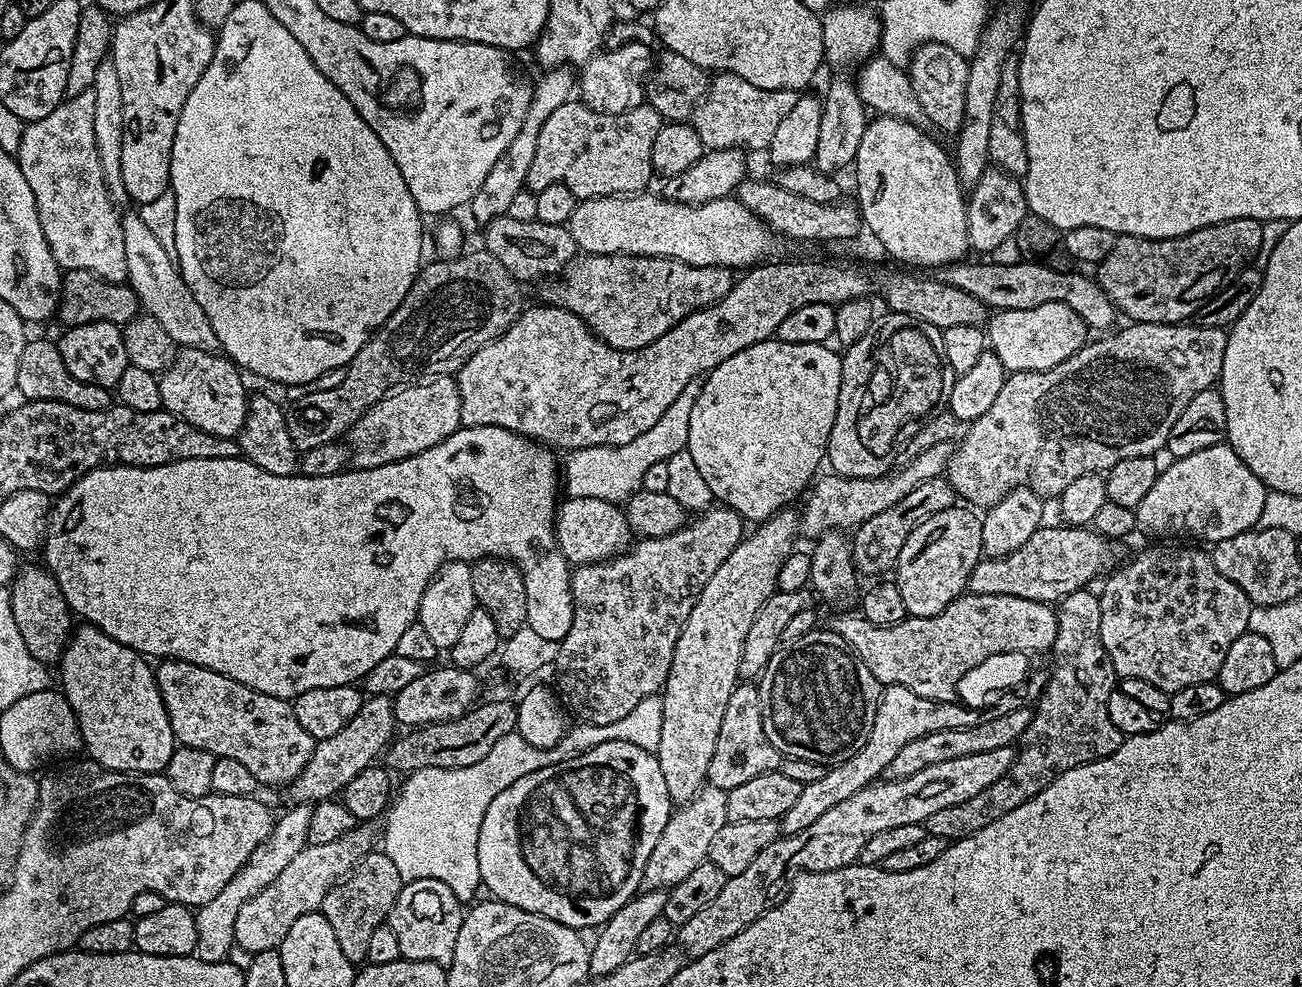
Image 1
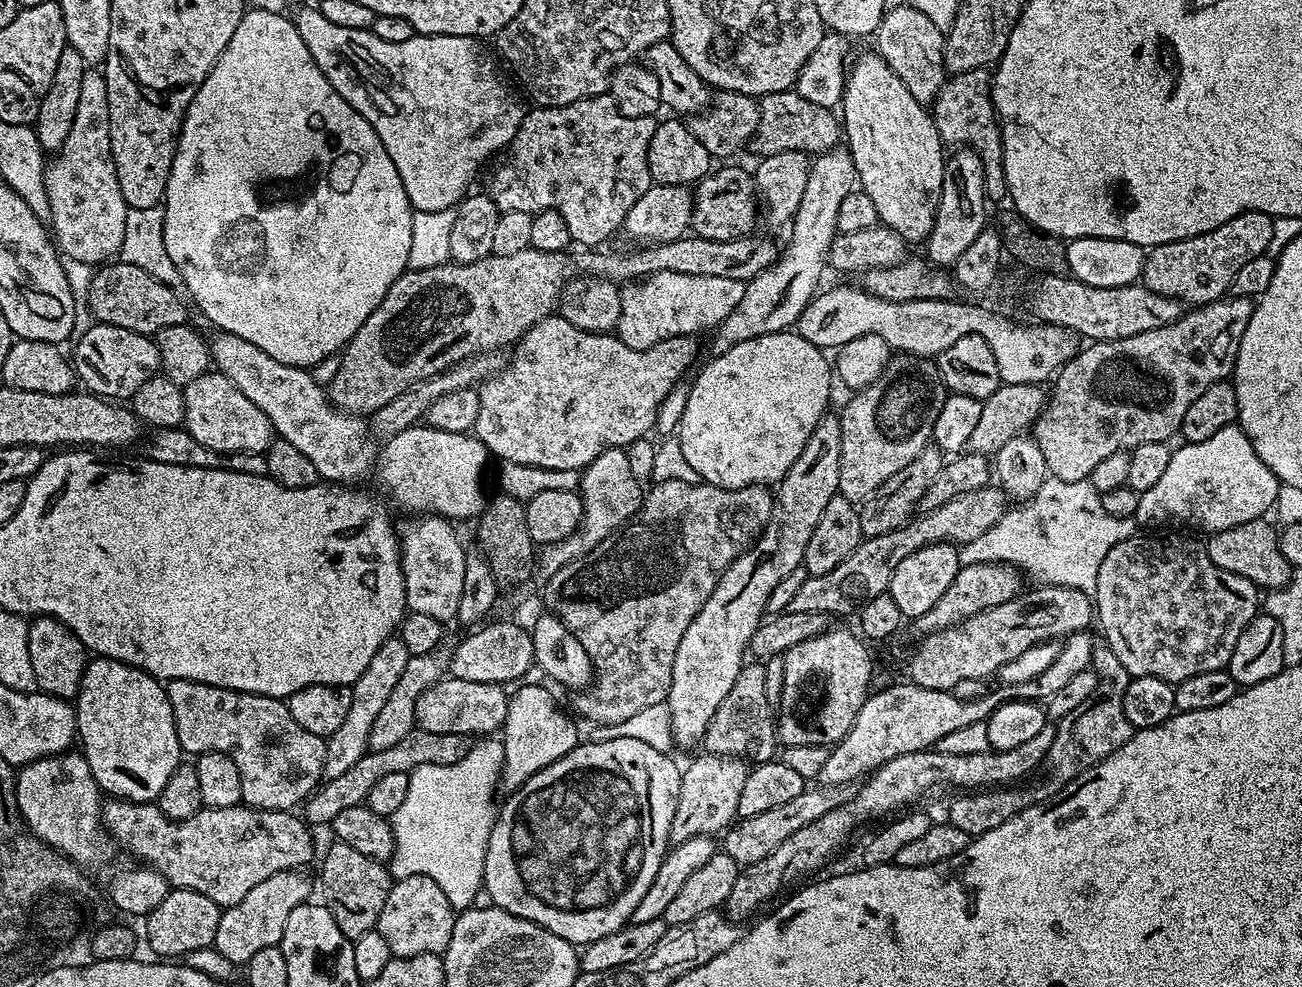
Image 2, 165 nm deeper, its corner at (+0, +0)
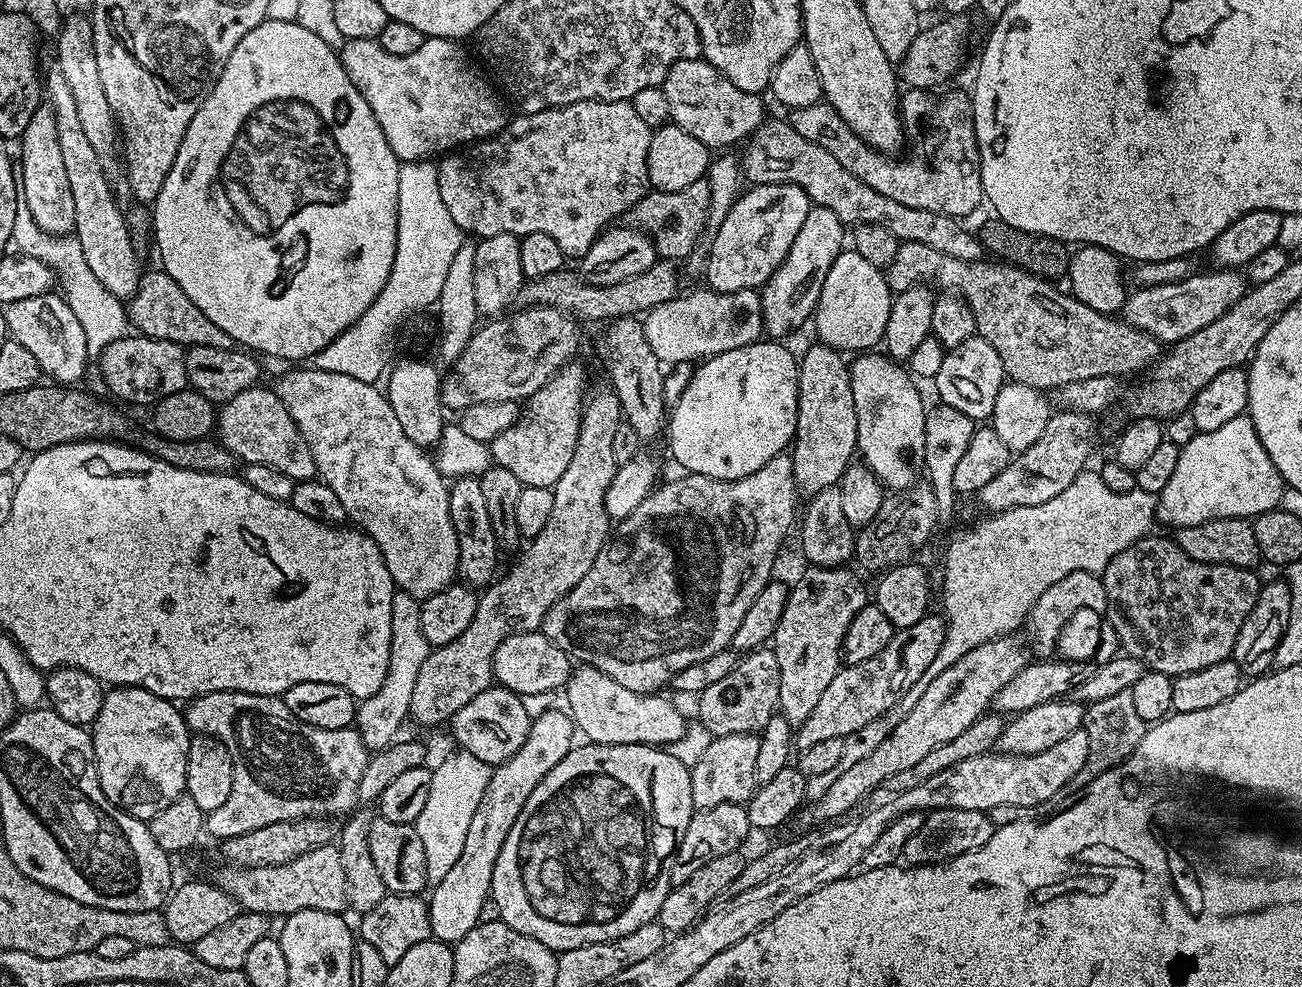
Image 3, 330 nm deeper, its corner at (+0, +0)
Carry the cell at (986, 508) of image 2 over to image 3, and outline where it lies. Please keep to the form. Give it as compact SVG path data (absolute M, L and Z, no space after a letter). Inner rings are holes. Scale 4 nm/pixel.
M1056 410L1049 415L1046 430L1042 430L1042 438L1034 442L1025 452L1017 452L1009 459L1006 470L986 486L978 494L978 500L984 510L1005 512L1018 506L1042 506L1042 502L1050 502L1057 494L1062 494L1080 472L1089 467L1088 459L1096 448L1096 424L1086 412Z

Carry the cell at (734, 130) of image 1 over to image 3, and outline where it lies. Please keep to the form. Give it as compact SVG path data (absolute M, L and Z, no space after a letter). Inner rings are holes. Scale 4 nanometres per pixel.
M908 88L900 97L908 161L896 160L900 158L870 147L846 126L838 110L826 102L791 109L790 123L802 138L814 142L814 146L822 146L822 150L842 162L858 182L866 182L870 190L878 190L878 194L886 194L886 198L894 198L894 202L902 202L902 206L914 206L914 210L934 210L934 214L965 218L985 203L972 97L967 91L948 92L937 100L932 100L932 95L927 88Z

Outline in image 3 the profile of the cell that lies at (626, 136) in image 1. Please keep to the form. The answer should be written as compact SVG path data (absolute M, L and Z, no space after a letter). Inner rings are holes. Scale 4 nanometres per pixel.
M583 100L573 104L563 104L560 108L547 108L541 112L526 112L516 114L509 119L501 132L495 136L489 136L486 140L478 140L475 144L467 145L451 154L445 155L438 164L438 190L442 193L442 202L446 202L446 210L450 210L450 218L454 218L461 233L468 232L472 238L483 238L494 234L514 234L525 236L526 234L550 234L558 246L562 246L565 257L579 258L586 255L590 246L605 231L618 216L623 217L635 206L638 201L650 190L648 183L648 171L646 170L646 150L650 150L650 138L653 129L638 118L631 102L626 100Z

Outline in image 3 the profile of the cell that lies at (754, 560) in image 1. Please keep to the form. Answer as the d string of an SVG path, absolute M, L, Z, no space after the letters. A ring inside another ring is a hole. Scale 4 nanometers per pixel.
M813 342L799 357L800 373L798 374L798 426L796 435L790 445L790 455L794 466L796 487L801 493L811 494L839 485L844 471L853 463L857 455L858 414L854 410L854 390L852 373L847 359L837 349L828 344Z

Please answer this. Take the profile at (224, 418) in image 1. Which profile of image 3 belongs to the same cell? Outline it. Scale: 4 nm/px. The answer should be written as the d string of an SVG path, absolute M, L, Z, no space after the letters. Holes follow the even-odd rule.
M271 387L247 388L219 405L214 436L244 464L258 462L262 466L274 466L274 470L290 474L290 478L297 482L317 479L314 454L310 454L310 446L306 446L302 430L298 430L294 418L290 418L290 410L286 410L282 398L278 398Z

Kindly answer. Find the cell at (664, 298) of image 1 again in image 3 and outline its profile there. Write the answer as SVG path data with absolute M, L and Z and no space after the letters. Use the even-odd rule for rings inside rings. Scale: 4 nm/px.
M701 286L697 292L692 292L689 296L687 294L676 296L670 302L662 302L649 312L643 313L642 323L646 330L646 342L650 342L650 350L654 350L654 354L664 366L700 362L726 350L738 350L738 346L755 344L765 335L760 295L755 288L737 292L716 292L713 288Z

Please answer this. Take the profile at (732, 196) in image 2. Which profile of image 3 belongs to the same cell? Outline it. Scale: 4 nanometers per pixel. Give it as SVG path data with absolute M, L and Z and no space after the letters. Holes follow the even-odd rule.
M707 179L690 182L686 190L677 192L658 192L649 190L638 203L626 214L631 227L639 228L652 239L659 259L673 262L687 261L692 255L700 235L708 228L708 211L710 210L710 186Z

